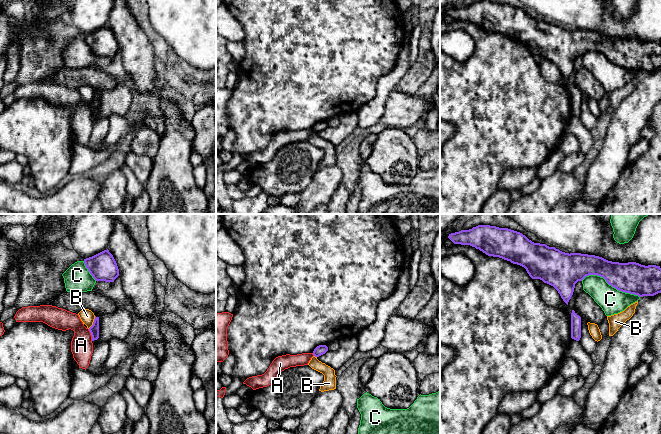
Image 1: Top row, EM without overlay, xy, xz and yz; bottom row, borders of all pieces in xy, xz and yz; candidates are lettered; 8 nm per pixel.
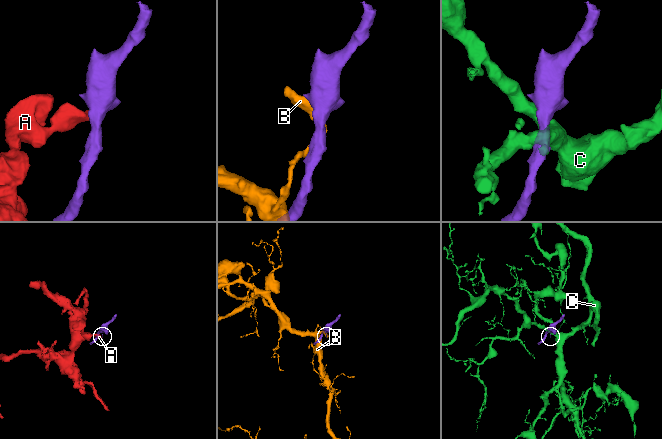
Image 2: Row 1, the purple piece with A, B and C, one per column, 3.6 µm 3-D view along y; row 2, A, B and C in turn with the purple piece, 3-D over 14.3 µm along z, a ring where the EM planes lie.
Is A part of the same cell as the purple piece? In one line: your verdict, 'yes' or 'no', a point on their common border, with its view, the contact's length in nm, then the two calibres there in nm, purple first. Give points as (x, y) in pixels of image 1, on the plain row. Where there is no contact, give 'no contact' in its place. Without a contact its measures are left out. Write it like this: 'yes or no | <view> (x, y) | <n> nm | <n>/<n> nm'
no | xy (91, 111) | 100 nm | 80/180 nm

